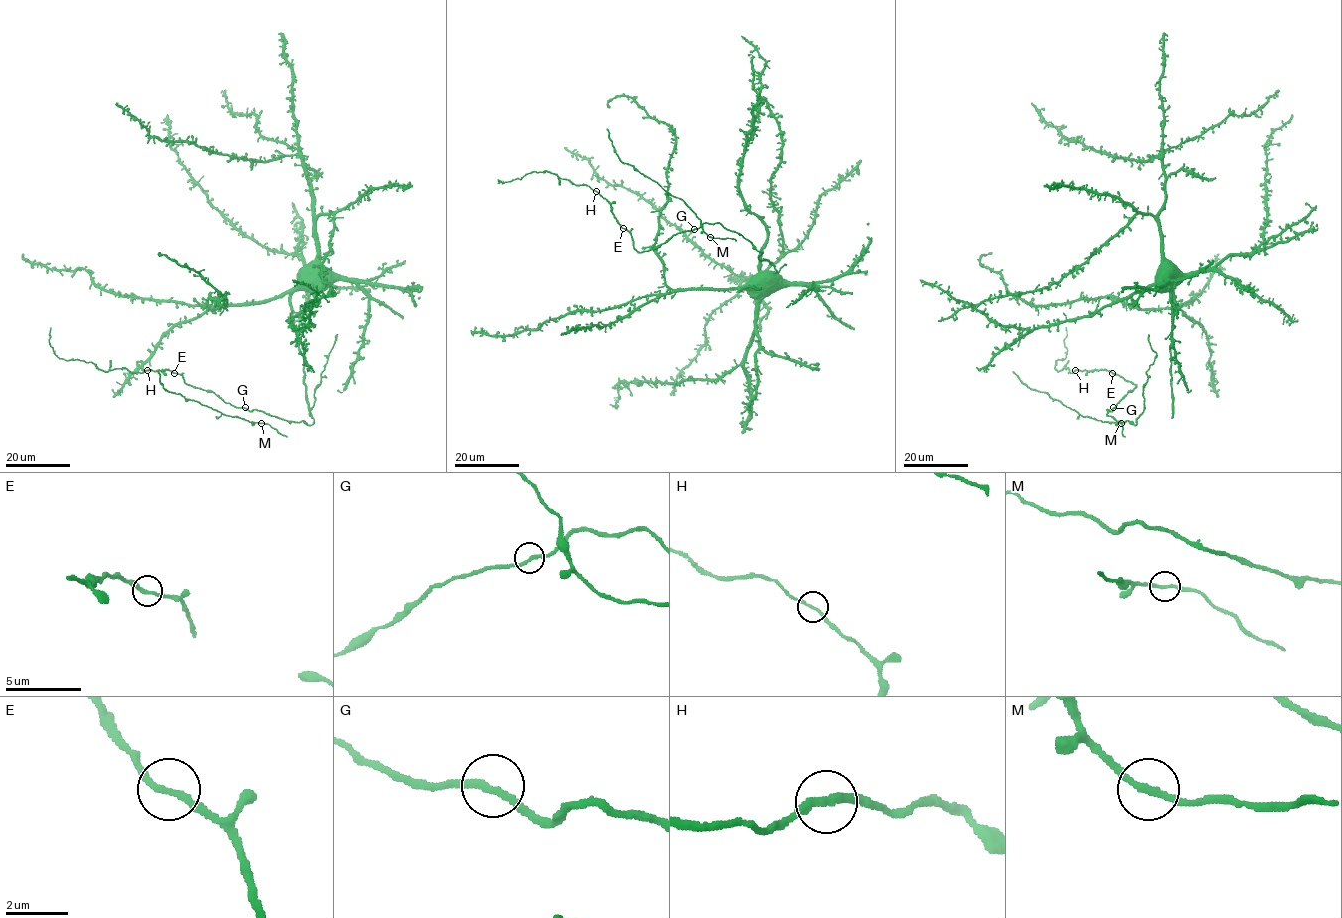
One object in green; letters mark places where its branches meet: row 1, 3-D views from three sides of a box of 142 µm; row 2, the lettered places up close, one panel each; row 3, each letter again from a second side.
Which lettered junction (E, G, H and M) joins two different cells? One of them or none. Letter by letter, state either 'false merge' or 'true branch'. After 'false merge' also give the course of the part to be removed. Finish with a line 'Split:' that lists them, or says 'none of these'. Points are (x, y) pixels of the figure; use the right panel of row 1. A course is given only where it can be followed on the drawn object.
E: true branch
G: true branch
H: true branch
M: true branch
Split: none of these

